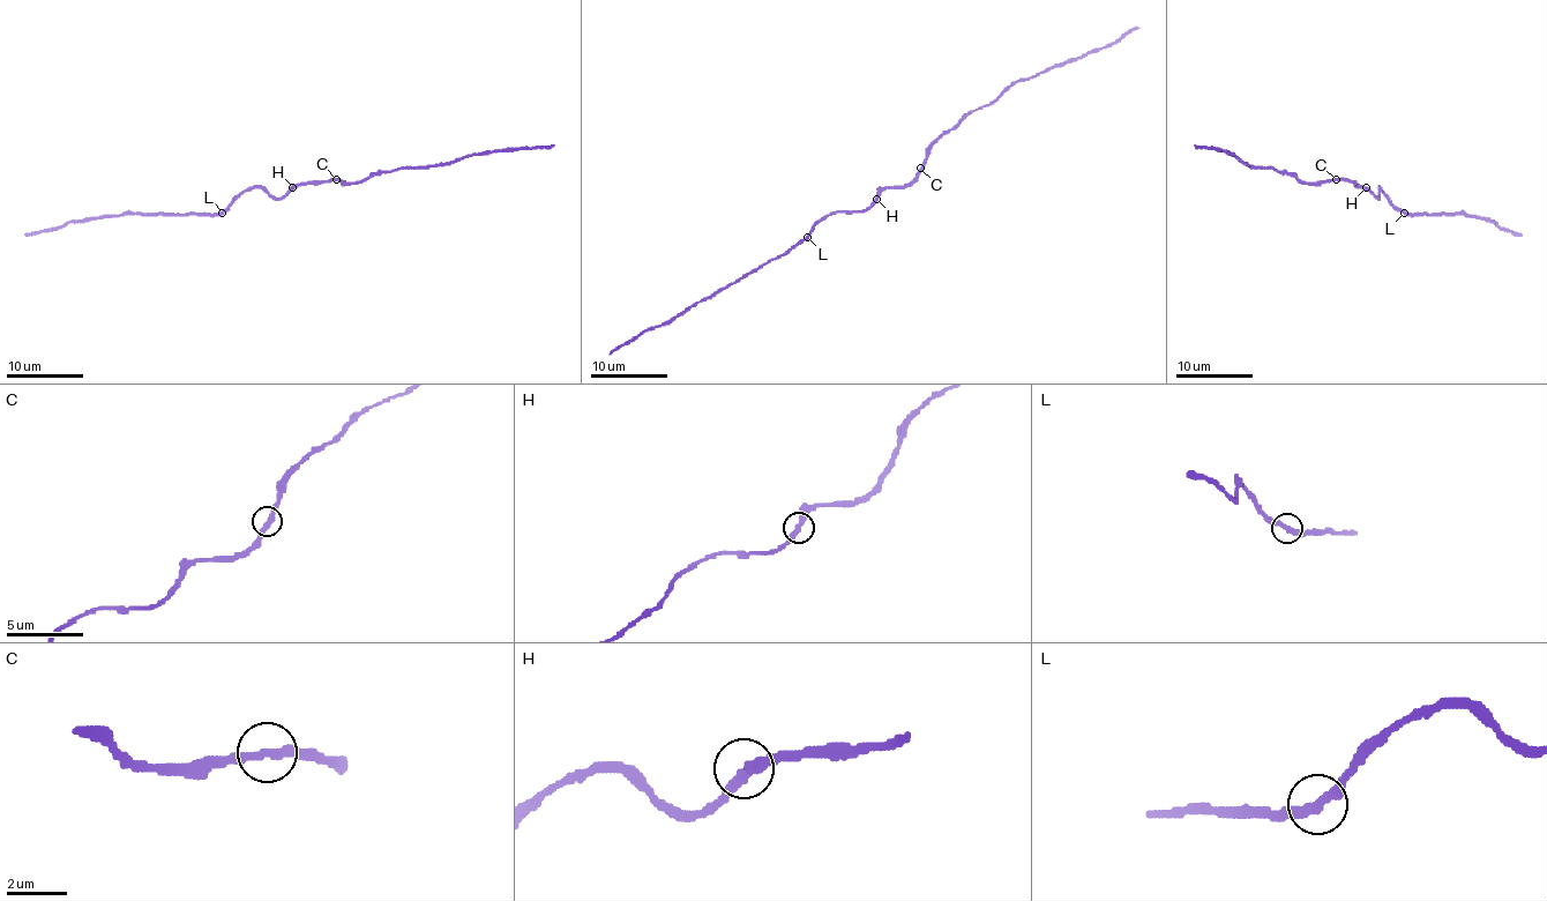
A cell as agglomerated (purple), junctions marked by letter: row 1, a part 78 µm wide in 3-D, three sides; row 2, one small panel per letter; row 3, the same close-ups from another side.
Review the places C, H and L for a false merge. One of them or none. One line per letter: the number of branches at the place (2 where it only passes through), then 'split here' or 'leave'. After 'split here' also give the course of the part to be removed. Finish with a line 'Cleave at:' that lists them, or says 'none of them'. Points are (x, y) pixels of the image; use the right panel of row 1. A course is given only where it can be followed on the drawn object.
C: 2 branches meet; leave
H: 2 branches meet; leave
L: 2 branches meet; leave
Cleave at: none of them

